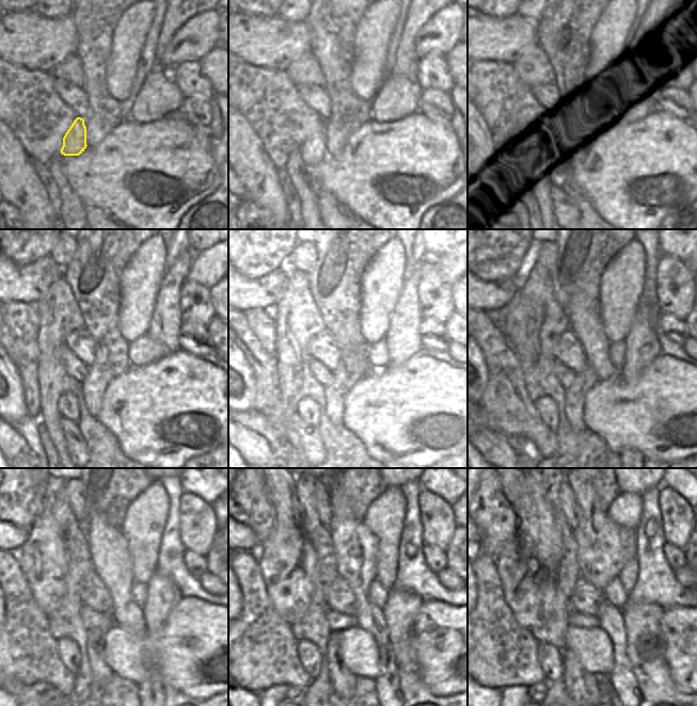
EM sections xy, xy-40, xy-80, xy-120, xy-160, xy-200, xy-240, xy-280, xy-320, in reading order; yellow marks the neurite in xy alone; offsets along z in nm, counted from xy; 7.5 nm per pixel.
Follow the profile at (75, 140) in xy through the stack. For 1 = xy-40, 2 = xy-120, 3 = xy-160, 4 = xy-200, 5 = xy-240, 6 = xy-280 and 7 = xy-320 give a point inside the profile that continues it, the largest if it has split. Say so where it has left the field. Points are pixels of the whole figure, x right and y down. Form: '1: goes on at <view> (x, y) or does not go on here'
1: goes on at xy-40 (313, 150)
2: goes on at xy-120 (68, 407)
3: goes on at xy-160 (309, 410)
4: goes on at xy-200 (547, 407)
5: goes on at xy-240 (69, 653)
6: goes on at xy-280 (309, 655)
7: goes on at xy-320 (551, 660)

